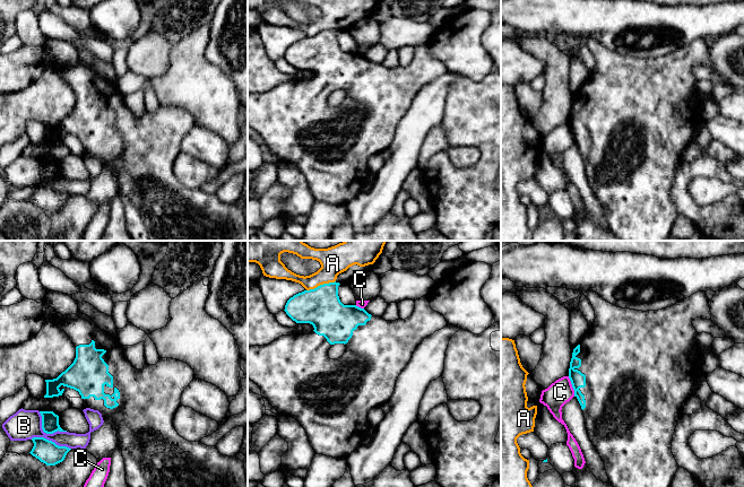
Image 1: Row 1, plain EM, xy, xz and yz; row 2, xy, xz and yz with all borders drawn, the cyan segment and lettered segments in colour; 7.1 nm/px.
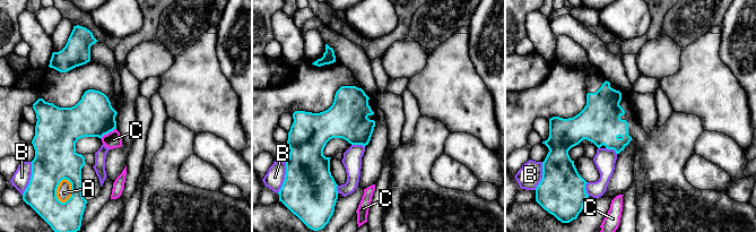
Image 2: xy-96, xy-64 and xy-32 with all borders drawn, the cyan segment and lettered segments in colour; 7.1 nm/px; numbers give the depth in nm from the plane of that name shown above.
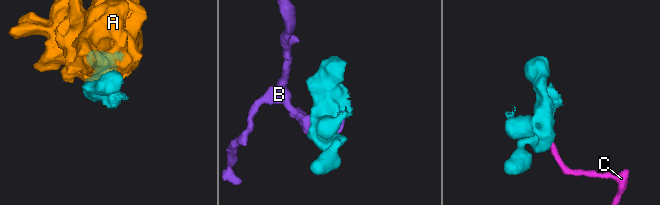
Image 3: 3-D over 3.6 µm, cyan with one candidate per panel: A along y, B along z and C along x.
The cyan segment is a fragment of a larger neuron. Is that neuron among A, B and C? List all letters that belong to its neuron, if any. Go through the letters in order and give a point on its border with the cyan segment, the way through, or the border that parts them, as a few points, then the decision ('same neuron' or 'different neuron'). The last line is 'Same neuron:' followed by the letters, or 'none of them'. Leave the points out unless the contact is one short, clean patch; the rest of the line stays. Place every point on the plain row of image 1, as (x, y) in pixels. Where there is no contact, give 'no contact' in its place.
A: meets cyan in xz at (320, 32); different neuron
B: meets cyan in xy at (45, 179); different neuron
C: meets cyan in yz at (572, 133); border along yz (568, 123), (574, 142); different neuron
Same neuron: none of them

